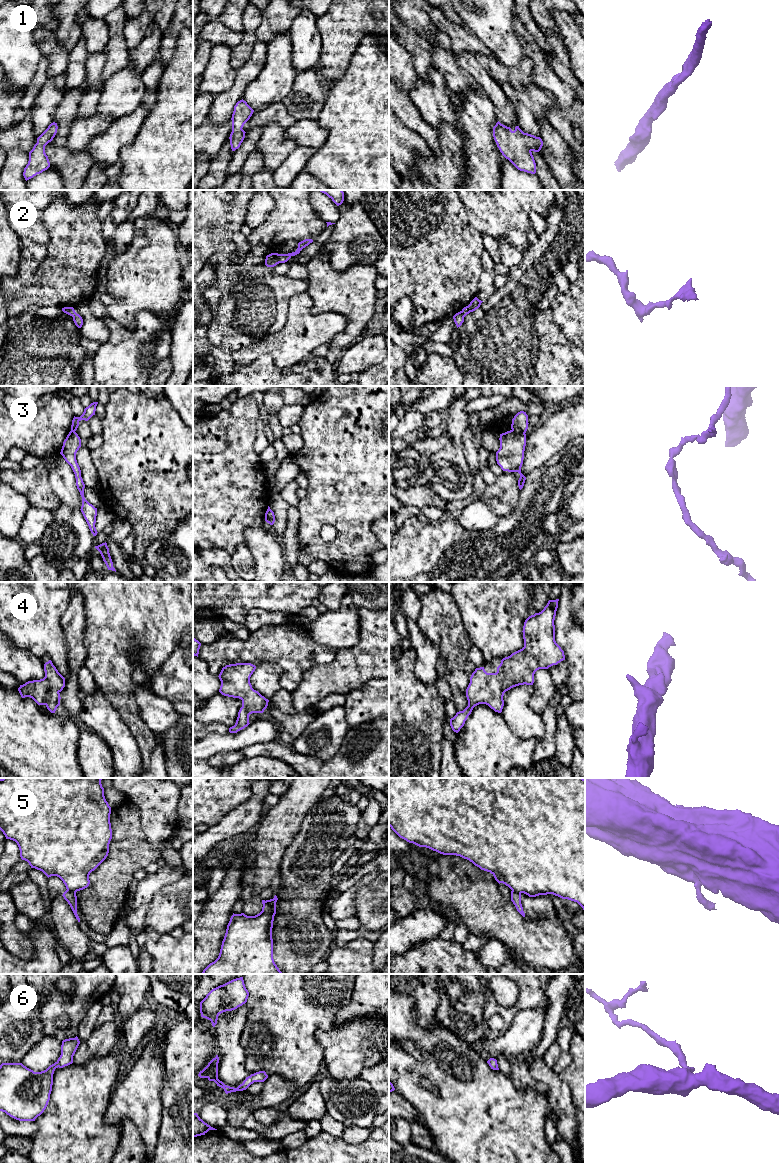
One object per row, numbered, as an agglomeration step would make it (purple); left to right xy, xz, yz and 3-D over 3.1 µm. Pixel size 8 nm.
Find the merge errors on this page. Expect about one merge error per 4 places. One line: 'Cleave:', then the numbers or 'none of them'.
Cleave: 3, 5

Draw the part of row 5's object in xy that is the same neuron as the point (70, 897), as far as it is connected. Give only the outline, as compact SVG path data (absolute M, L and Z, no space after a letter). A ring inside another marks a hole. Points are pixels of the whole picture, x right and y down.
M66 890L63 895L64 899L68 902L68 904L70 905L76 919L78 920L78 922L80 922L80 918L77 914L77 896L76 893L71 892L69 890Z

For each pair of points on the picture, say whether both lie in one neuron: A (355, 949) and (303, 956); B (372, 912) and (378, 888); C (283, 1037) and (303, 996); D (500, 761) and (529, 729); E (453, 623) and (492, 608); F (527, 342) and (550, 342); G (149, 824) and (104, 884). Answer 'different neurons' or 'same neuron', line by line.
A: different neurons
B: same neuron
C: same neuron
D: different neurons
E: different neurons
F: different neurons
G: different neurons

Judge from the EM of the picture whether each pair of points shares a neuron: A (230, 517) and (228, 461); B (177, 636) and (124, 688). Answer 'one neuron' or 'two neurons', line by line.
A: one neuron
B: one neuron

